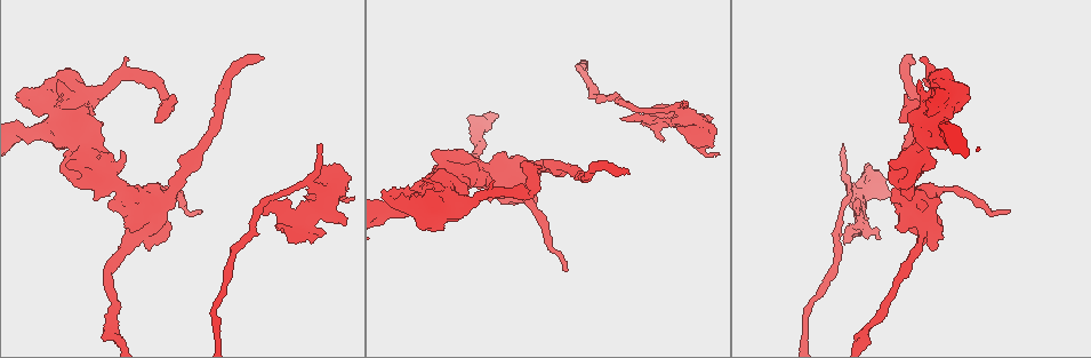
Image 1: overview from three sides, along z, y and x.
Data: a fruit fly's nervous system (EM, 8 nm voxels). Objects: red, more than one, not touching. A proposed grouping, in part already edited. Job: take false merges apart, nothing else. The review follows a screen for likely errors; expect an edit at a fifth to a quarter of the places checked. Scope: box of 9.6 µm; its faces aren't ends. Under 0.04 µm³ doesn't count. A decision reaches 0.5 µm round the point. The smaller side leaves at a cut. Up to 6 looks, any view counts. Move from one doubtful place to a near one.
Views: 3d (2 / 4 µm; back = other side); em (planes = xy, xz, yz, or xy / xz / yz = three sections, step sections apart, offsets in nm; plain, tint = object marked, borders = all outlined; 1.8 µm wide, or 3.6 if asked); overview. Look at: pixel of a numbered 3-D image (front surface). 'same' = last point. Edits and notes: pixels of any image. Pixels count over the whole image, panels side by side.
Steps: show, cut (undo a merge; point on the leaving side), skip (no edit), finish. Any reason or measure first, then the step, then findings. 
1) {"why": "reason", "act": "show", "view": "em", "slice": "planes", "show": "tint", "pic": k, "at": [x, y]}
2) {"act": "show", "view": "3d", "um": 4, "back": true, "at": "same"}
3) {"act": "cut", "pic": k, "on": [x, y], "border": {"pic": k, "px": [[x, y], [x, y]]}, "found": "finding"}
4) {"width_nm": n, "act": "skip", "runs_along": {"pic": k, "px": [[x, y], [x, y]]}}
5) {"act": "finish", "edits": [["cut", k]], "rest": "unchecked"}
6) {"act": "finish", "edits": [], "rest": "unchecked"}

{"why": "sharp bend", "act": "show", "view": "em", "um": 3.6, "slice": "xz", "step": 8, "show": "tint", "pic": 1, "at": [78, 99]}

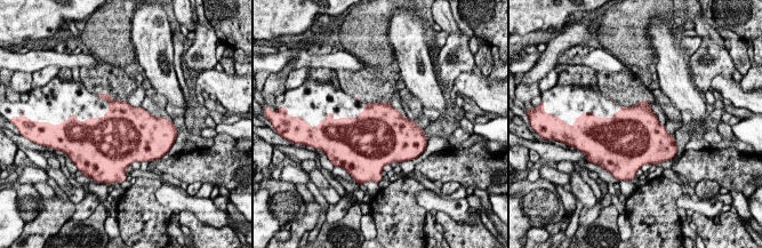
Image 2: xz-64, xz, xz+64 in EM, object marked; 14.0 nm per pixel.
{"act": "show", "view": "em", "um": 3.6, "slice": "planes", "show": "borders", "at": "same"}

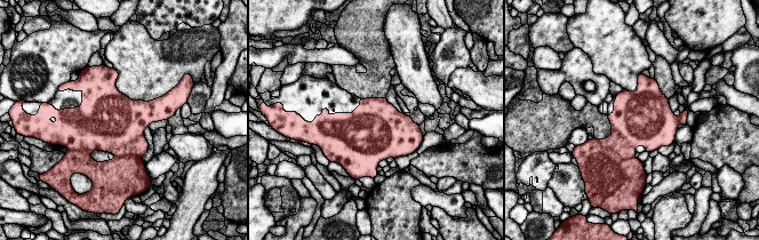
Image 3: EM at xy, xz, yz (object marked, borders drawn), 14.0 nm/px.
{"width_nm": 800, "act": "cut", "pic": 3, "on": [624, 138], "border": {"pic": 3, "px": [[598, 141], [621, 157], [632, 157]]}, "found": "two neurons meet here"}

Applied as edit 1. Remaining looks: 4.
{"why": "thick turns thin", "act": "show", "view": "em", "um": 3.6, "slice": "planes", "show": "plain", "pic": 1, "at": [921, 239]}

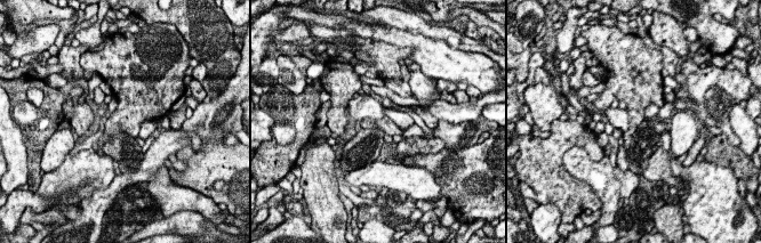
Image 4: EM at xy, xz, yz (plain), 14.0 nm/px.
{"why": "with the object marked", "act": "show", "view": "em", "um": 3.6, "slice": "planes", "show": "tint", "at": "same"}

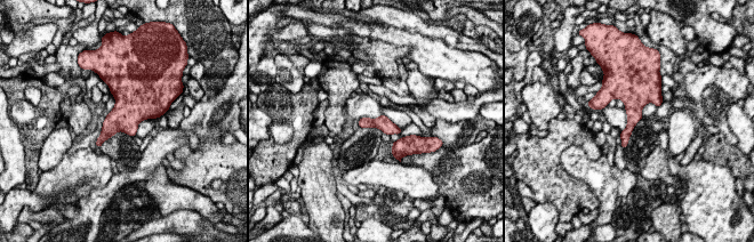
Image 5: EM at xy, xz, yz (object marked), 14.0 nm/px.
{"act": "skip", "runs_along": {"pic": 5, "px": [[361, 122], [383, 122], [398, 130]]}, "found": "continuous, no second neuron"}

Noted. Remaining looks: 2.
{"act": "show", "view": "em", "slice": "planes", "show": "tint", "pic": 1, "at": [295, 229]}

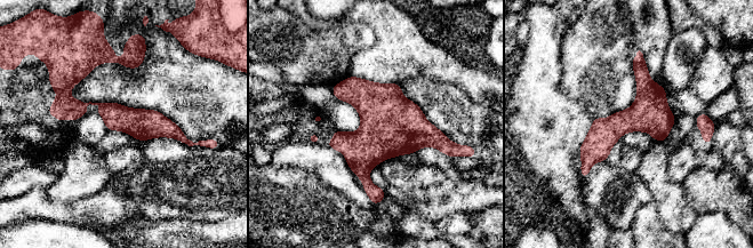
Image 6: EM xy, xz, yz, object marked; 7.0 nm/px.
{"width_nm": 200, "act": "skip", "runs_along": {"pic": 6, "px": [[639, 55], [642, 103], [585, 172]]}, "found": "all the same neuron"}

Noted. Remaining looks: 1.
{"act": "finish", "edits": [["cut", 3]], "rest": "unchecked"}

